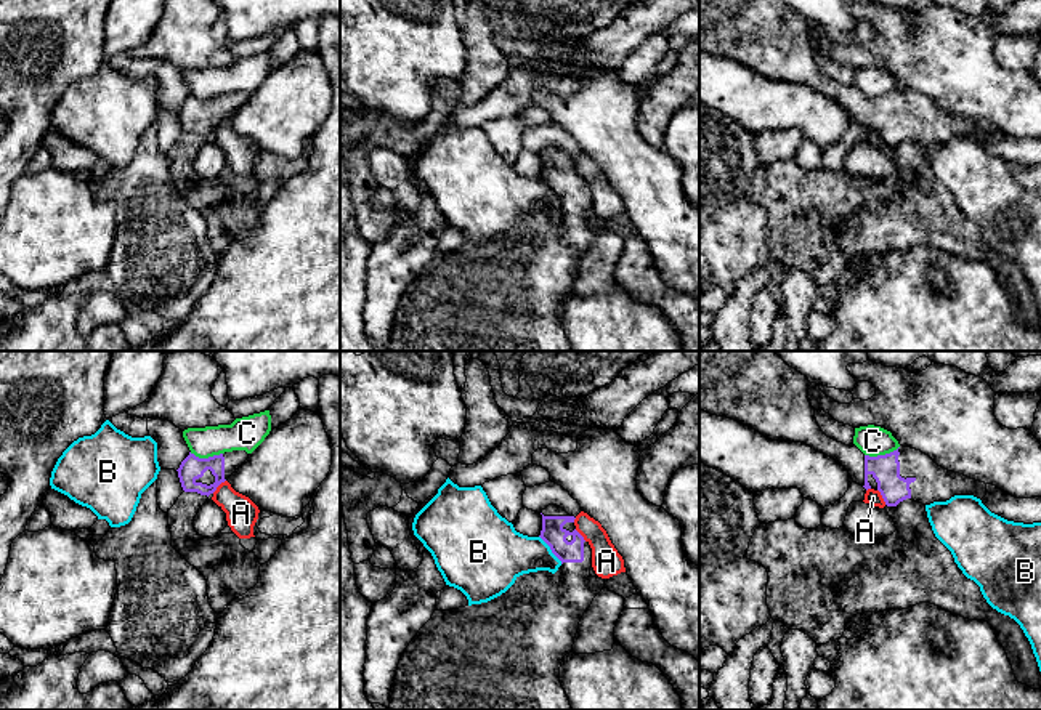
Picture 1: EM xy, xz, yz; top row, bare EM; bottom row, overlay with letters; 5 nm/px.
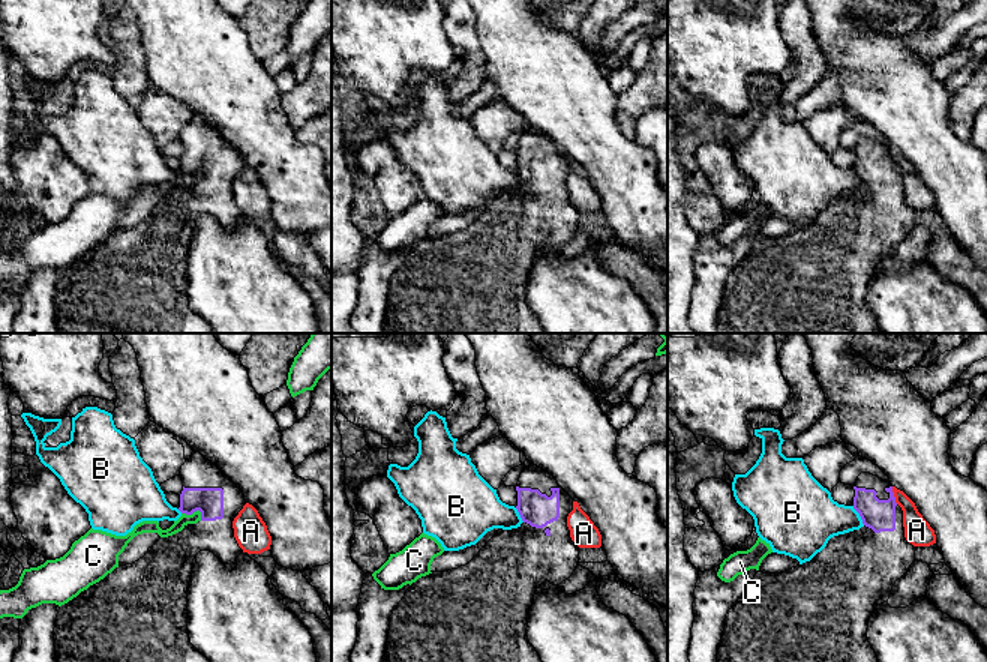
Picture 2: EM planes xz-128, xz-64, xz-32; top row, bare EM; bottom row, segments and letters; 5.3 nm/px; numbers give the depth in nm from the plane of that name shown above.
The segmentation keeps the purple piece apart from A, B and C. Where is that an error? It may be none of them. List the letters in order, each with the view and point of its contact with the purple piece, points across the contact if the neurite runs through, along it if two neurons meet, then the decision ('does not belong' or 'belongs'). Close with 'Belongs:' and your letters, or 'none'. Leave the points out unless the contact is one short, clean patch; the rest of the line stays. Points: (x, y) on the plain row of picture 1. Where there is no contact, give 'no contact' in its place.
A: contact xy (218, 125); does not belong
B: contact xz (550, 189); border xz (539, 177), (562, 204); does not belong
C: contact yz (881, 96); border yz (899, 87), (884, 95), (865, 96); does not belong
Belongs: none

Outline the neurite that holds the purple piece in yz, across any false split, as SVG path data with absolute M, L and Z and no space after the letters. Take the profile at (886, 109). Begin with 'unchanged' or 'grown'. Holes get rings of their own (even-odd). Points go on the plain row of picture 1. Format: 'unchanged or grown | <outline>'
grown | M699 0L699 51L736 61L772 82L804 83L839 103L853 123L879 131L887 147L911 139L922 146L946 143L954 136L983 139L986 125L938 107L921 91L900 87L897 91L869 98L855 85L845 87L828 79L816 64L808 40L812 24L783 0Z

